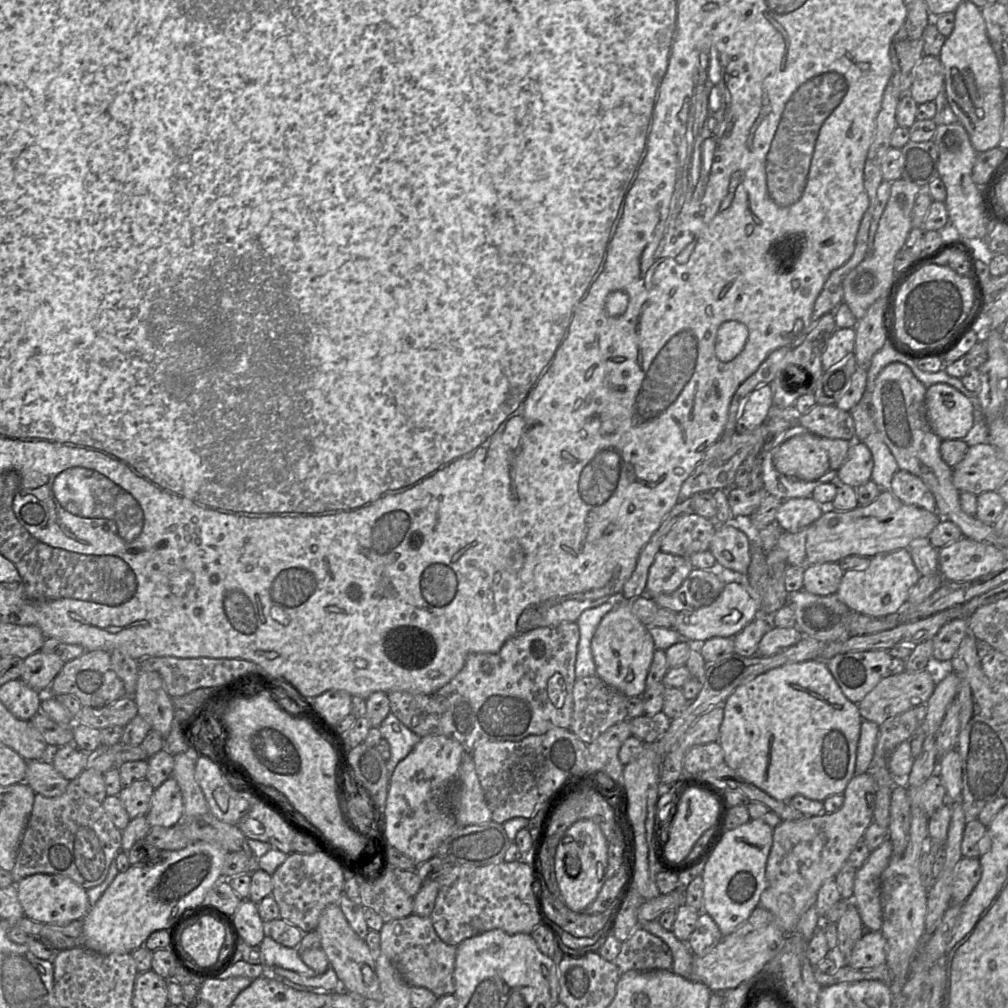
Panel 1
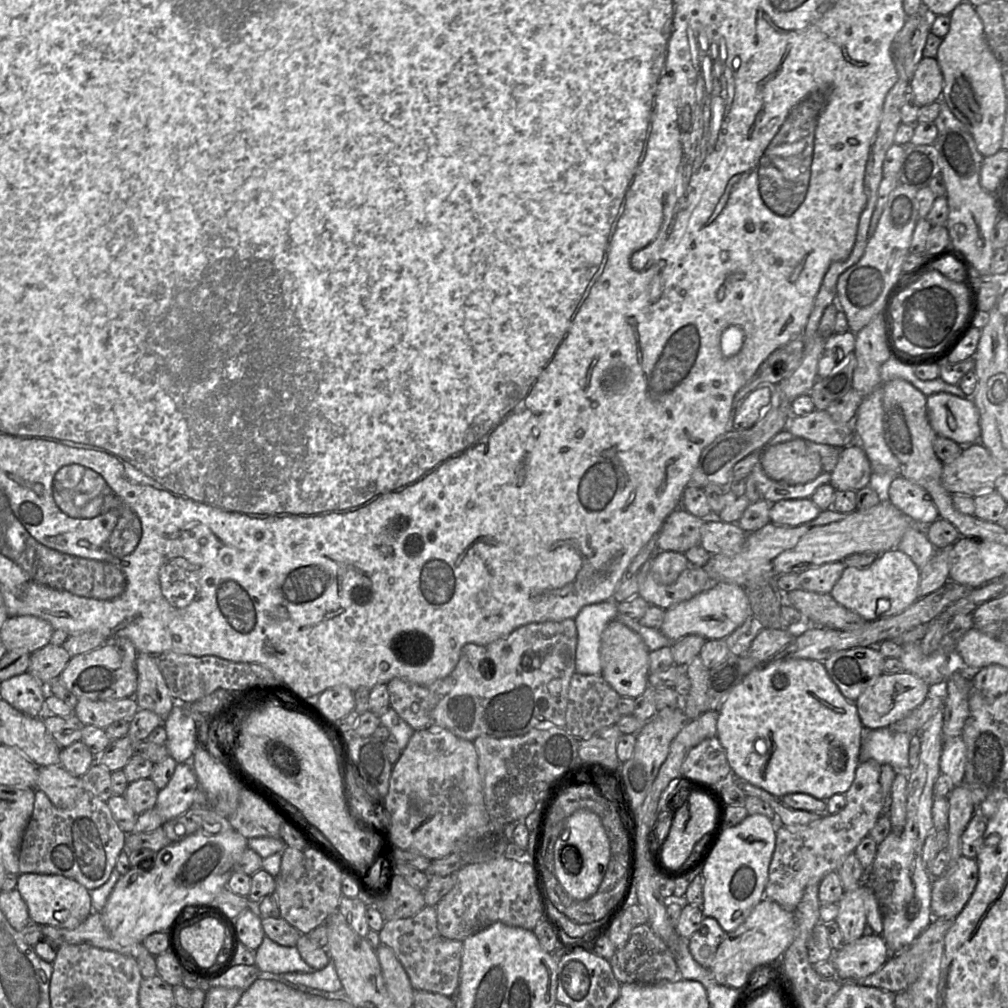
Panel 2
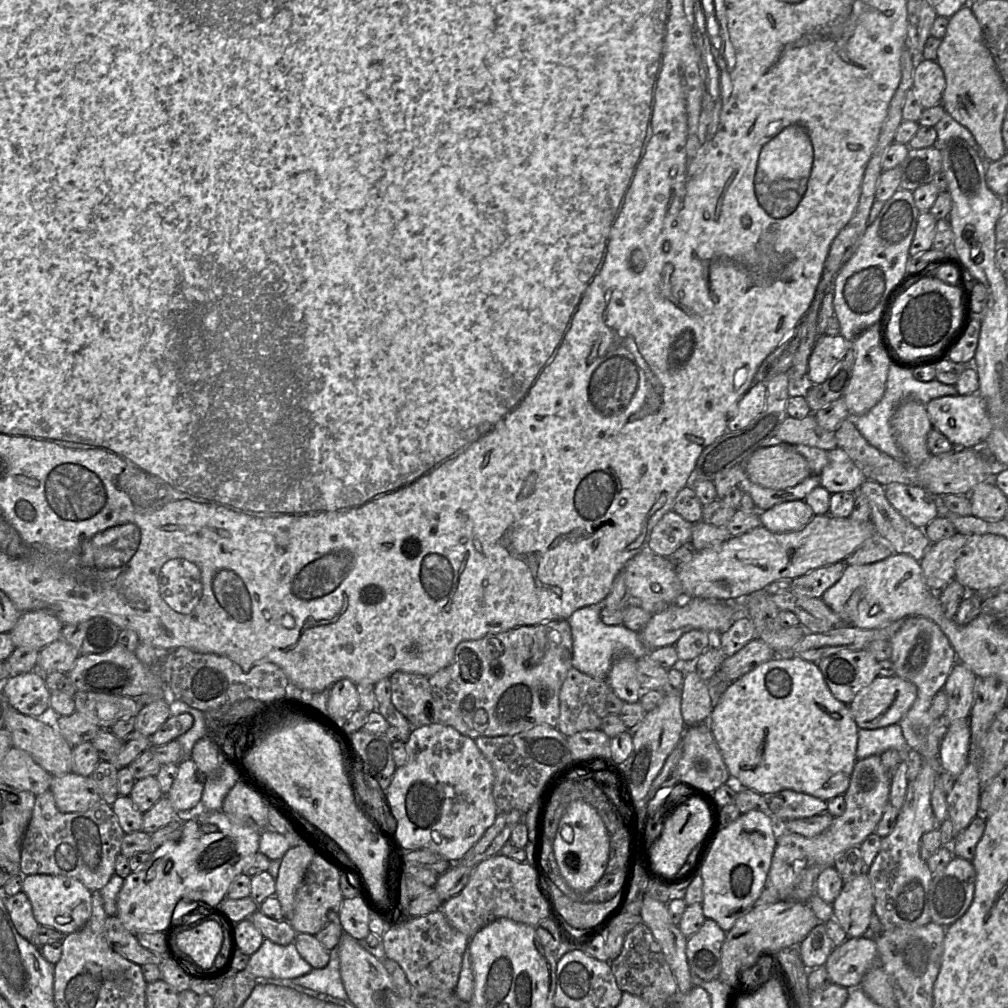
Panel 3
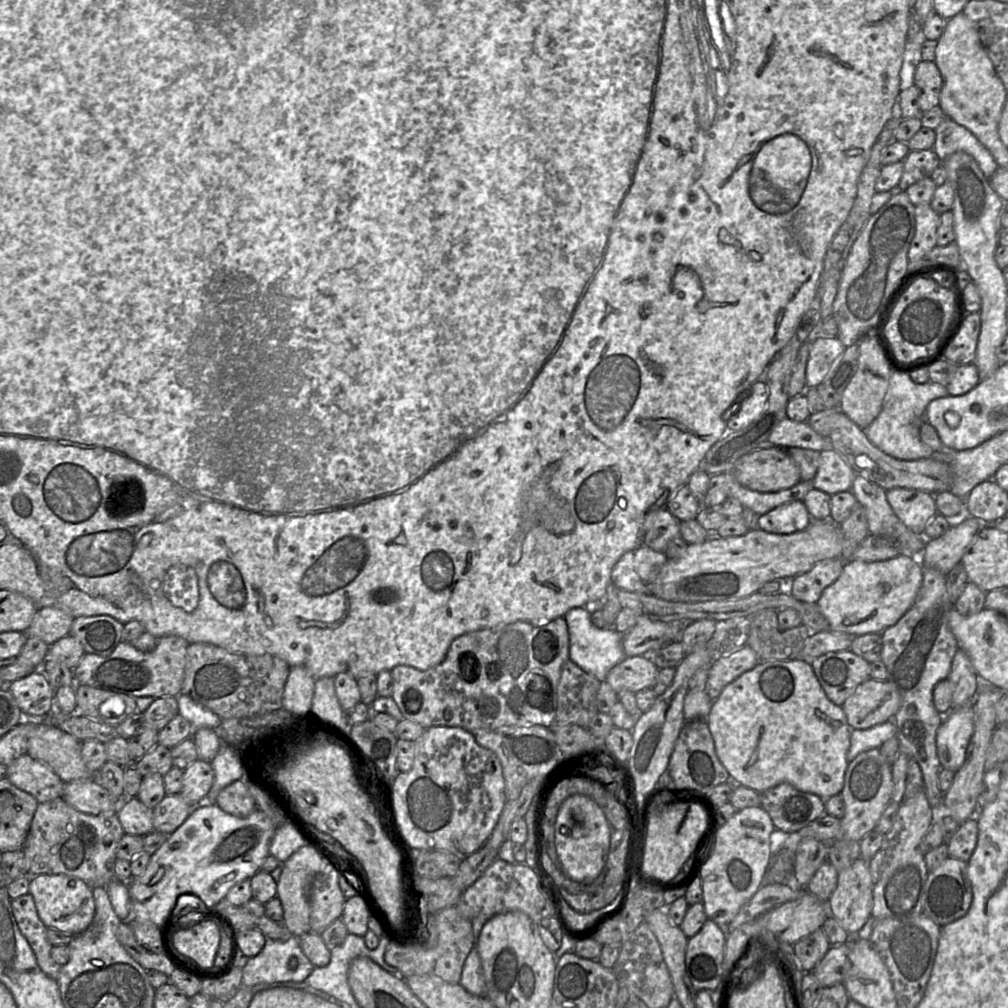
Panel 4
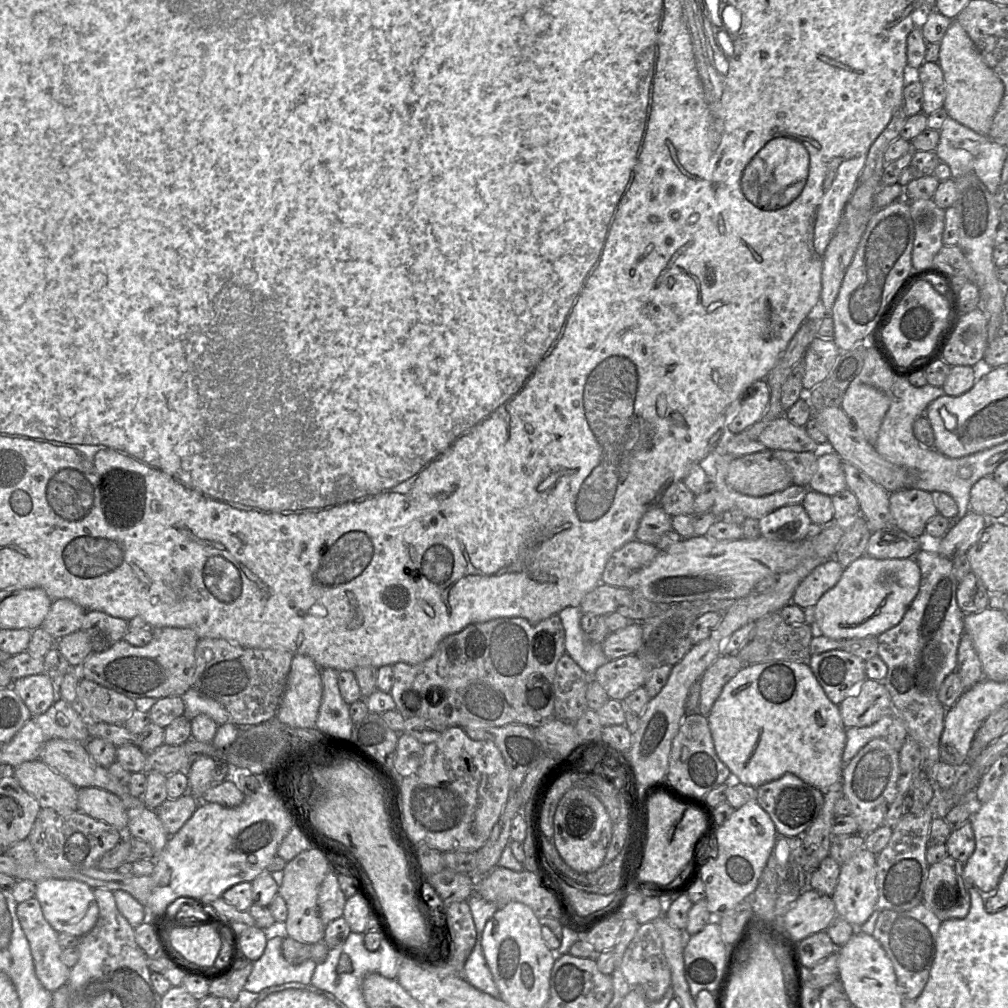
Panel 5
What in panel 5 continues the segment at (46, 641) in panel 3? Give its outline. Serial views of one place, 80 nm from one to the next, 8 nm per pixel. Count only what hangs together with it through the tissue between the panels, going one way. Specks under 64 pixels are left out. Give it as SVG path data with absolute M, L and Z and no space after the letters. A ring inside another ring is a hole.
M63 598L53 600L50 610L40 627L53 636L56 640L59 640L60 638L81 629L86 611L92 610L85 610L70 599Z

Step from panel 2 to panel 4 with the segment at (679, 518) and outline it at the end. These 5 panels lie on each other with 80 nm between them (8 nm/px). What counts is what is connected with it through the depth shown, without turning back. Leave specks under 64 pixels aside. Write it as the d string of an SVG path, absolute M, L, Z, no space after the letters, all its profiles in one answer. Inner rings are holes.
M667 508L652 512L645 520L643 544L663 553L669 541L680 536L680 522Z

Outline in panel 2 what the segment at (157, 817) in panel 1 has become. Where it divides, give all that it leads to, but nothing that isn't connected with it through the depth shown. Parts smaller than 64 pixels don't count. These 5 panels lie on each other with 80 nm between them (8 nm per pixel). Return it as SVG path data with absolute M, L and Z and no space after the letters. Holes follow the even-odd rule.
M190 762L177 764L165 788L159 790L155 808L169 821L187 812L195 803L199 784Z

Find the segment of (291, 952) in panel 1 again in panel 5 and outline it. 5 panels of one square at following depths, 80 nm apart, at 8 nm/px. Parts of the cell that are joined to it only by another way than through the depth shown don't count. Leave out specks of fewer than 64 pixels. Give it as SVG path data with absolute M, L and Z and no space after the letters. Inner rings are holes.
M281 930L268 932L264 953L253 962L253 969L244 990L260 993L265 988L289 982L311 983L317 962L308 959L300 965L288 963L281 952L284 936Z

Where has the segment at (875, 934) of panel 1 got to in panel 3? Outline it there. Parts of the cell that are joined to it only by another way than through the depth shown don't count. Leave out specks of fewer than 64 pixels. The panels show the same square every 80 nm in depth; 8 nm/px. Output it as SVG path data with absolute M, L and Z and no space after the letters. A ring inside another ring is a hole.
M847 937L840 945L834 946L824 964L828 975L834 984L847 988L859 987L865 974L878 962L878 949L875 939L862 937Z

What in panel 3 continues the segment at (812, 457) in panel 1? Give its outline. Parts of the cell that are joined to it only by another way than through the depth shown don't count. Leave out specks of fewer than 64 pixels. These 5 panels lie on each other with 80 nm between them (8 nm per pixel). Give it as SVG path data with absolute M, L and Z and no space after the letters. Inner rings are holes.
M779 443L757 449L744 463L746 477L774 490L796 486L812 474L806 459L793 446Z

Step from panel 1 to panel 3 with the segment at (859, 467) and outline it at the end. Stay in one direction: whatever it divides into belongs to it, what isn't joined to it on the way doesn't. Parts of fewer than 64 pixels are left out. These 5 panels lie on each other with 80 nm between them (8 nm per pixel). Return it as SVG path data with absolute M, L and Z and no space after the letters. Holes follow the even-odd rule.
M836 447L828 452L828 462L820 473L820 486L829 493L856 492L866 480L848 454Z

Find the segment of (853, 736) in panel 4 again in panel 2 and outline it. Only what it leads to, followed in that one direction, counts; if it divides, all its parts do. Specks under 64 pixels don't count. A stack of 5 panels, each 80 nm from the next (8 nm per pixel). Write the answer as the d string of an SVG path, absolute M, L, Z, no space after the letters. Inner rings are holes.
M890 727L870 731L861 746L862 760L875 760L880 765L889 764L895 772L907 773L911 735L893 731Z

